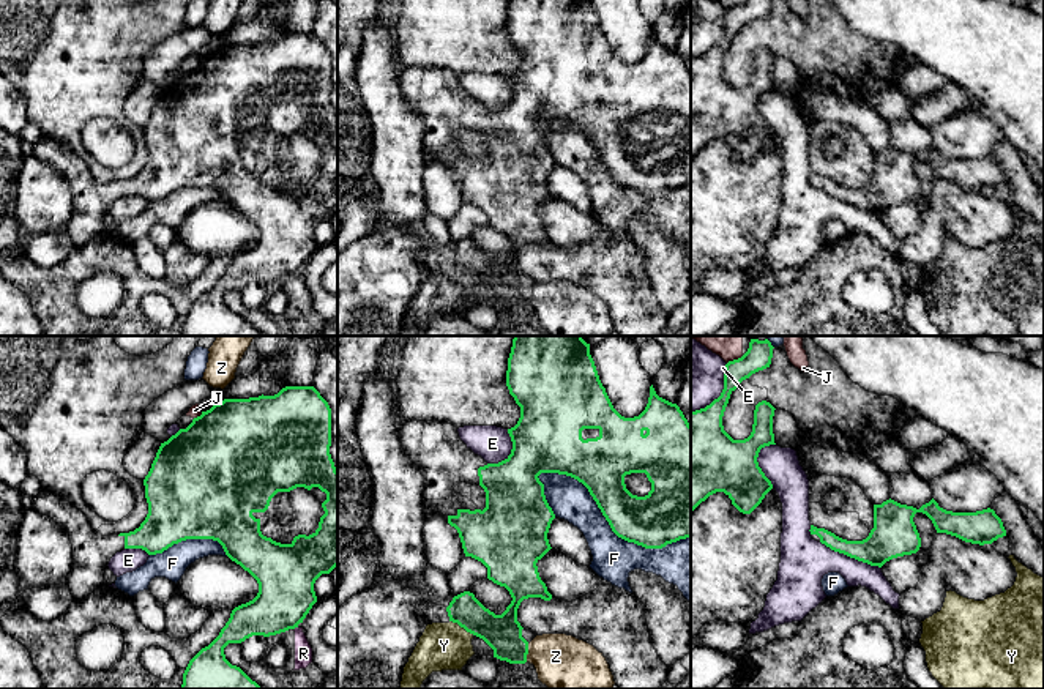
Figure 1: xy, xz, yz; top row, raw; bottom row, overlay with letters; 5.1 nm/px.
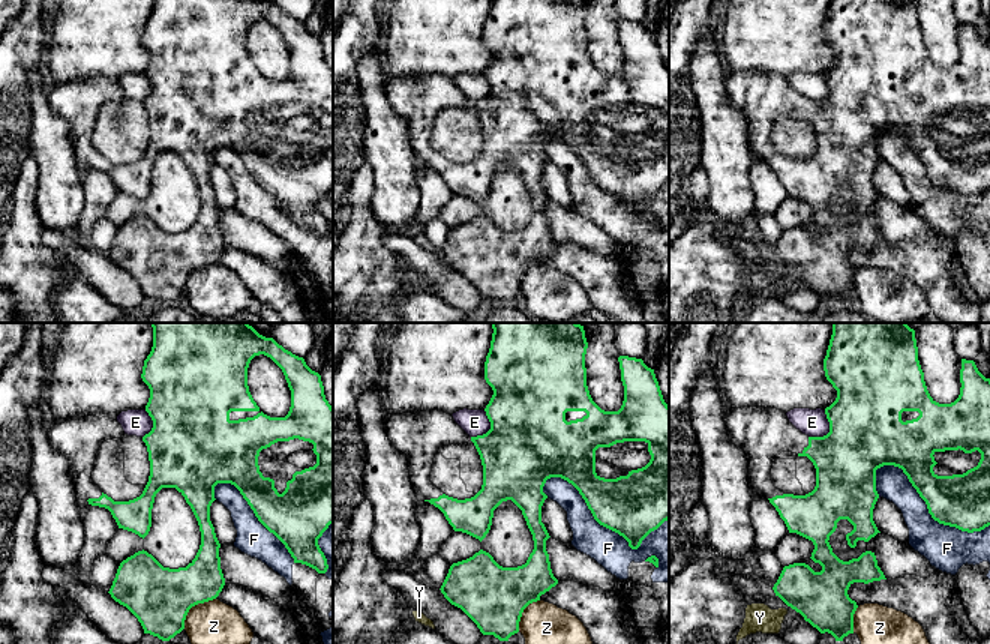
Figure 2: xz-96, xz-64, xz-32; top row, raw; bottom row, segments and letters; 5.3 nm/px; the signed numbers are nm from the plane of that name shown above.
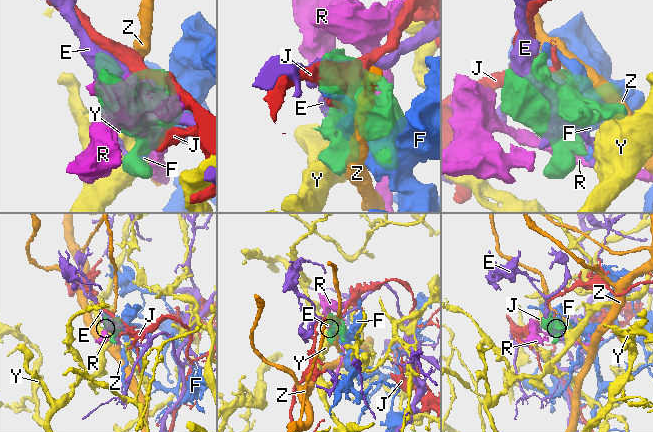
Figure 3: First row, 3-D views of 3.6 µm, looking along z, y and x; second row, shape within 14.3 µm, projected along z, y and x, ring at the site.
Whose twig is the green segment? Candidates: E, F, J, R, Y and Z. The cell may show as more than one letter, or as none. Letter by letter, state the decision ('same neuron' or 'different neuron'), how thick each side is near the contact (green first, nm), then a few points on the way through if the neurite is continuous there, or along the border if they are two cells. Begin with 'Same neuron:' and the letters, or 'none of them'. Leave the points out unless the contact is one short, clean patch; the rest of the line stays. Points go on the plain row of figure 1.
Same neuron: none of them
E: different neuron; 220 nm thick on the green side, 240 nm on the other
F: different neuron; 280 nm thick on the green side, 220 nm on the other
J: different neuron; 120 nm thick on the green side, 50 nm on the other
R: different neuron; 300 nm thick on the green side, 100 nm on the other; border along xy (297, 273), (294, 276)
Y: different neuron; 190 nm thick on the green side, 240 nm on the other; border along xz (450, 267), (473, 281)
Z: different neuron; 190 nm thick on the green side, 320 nm on the other

